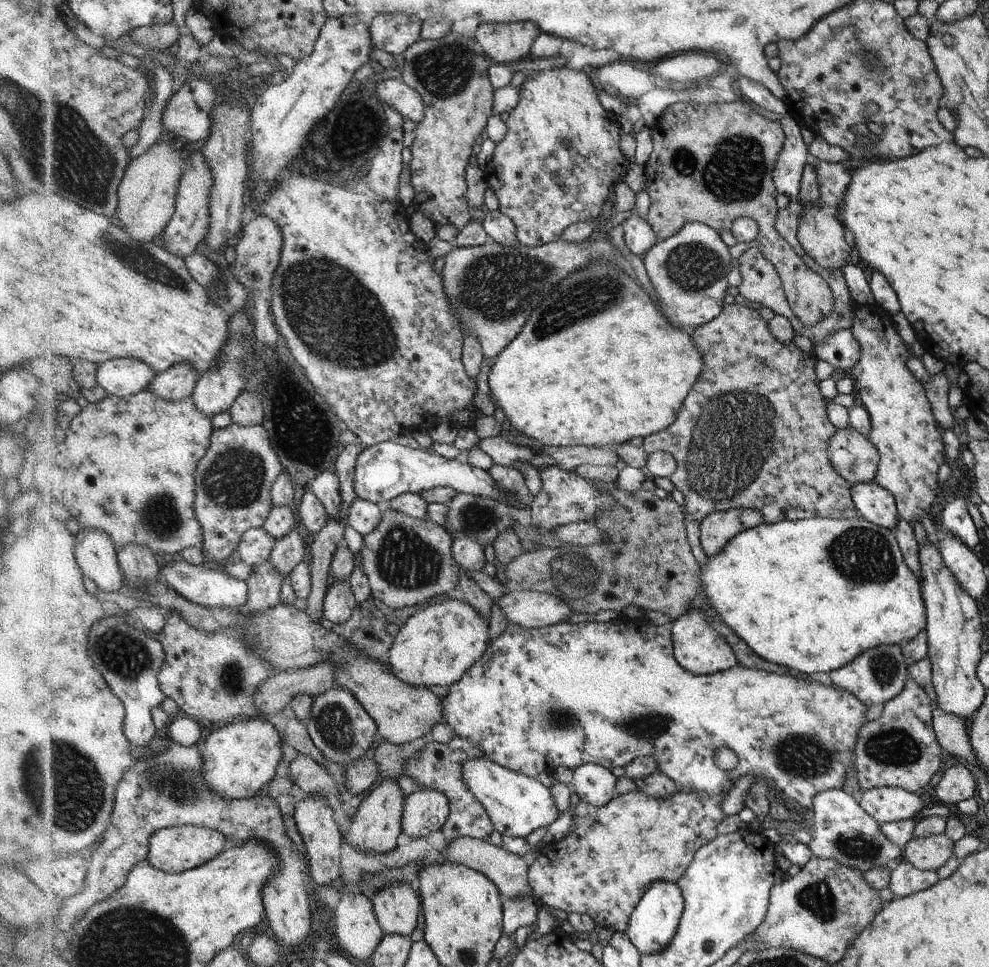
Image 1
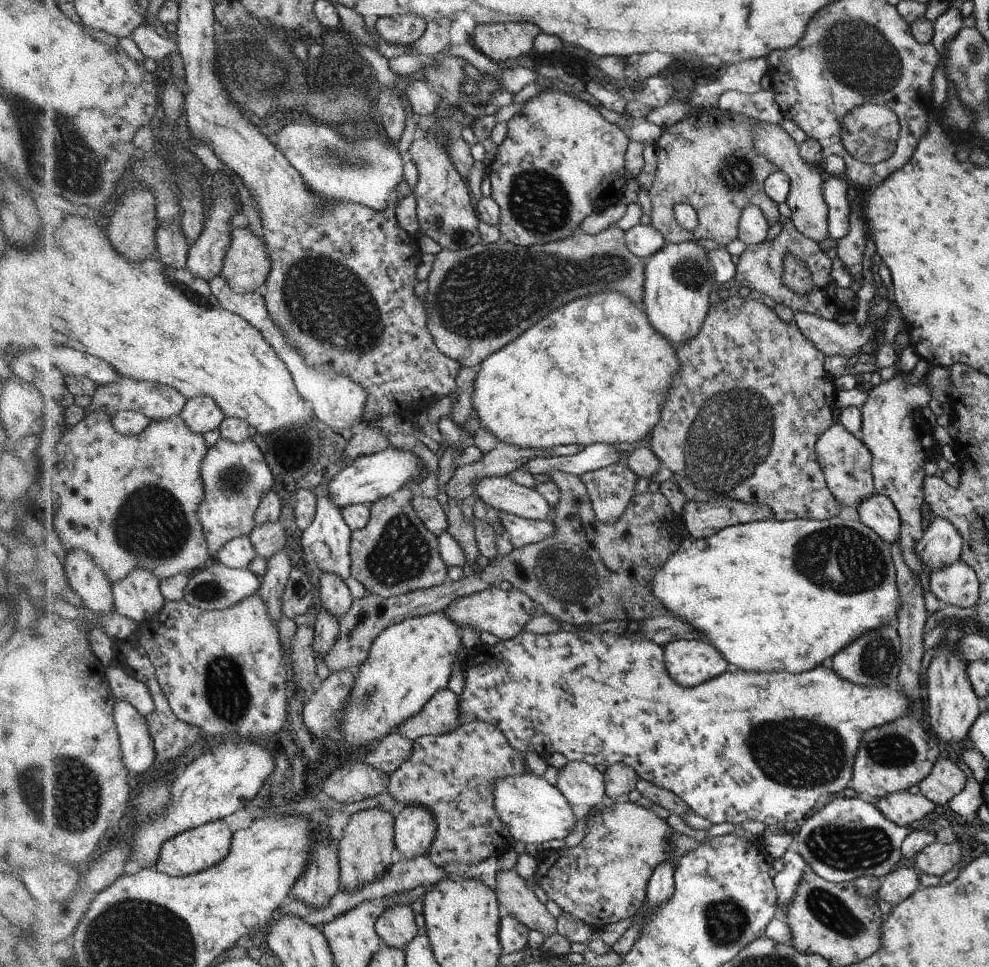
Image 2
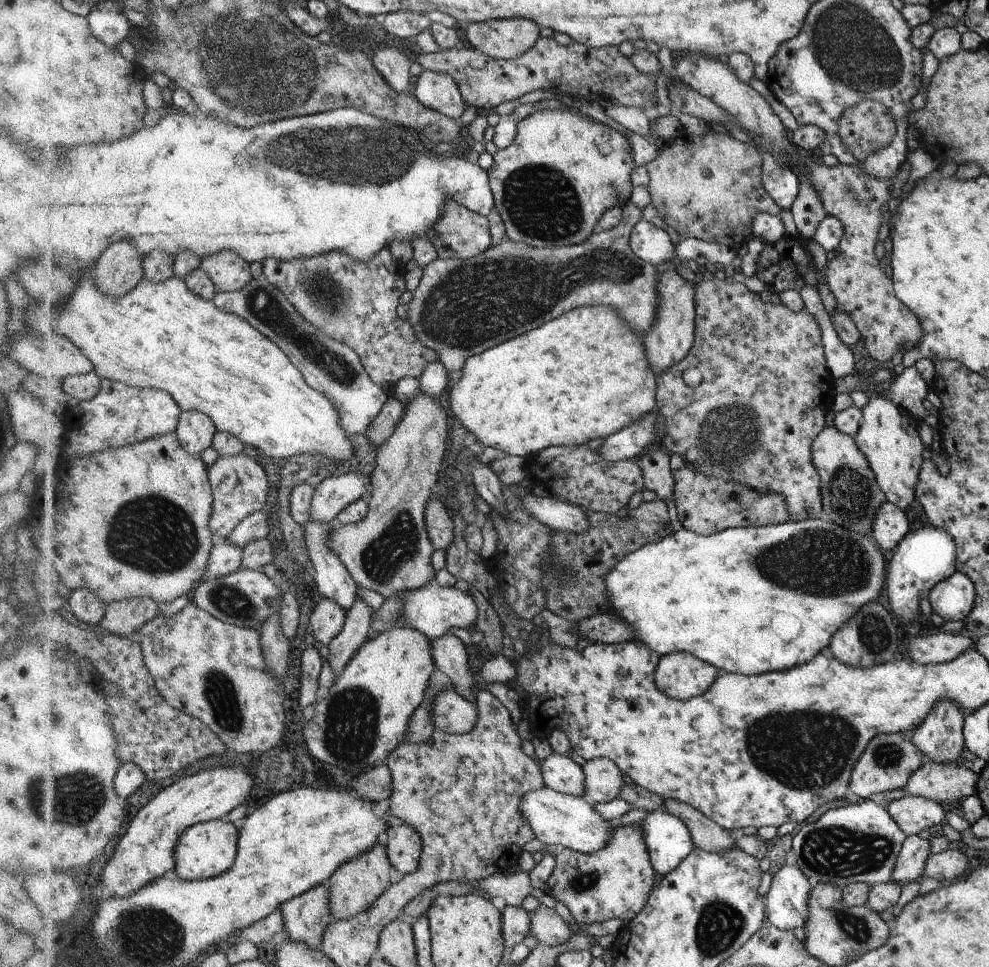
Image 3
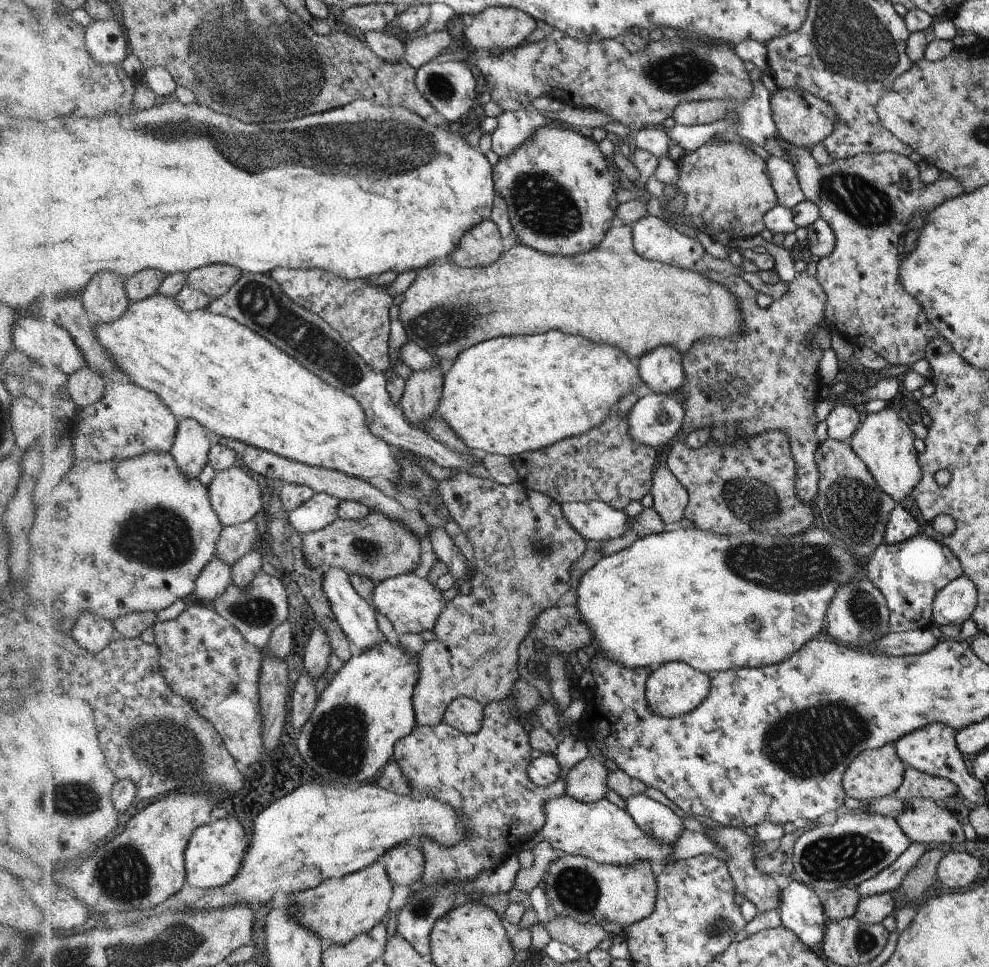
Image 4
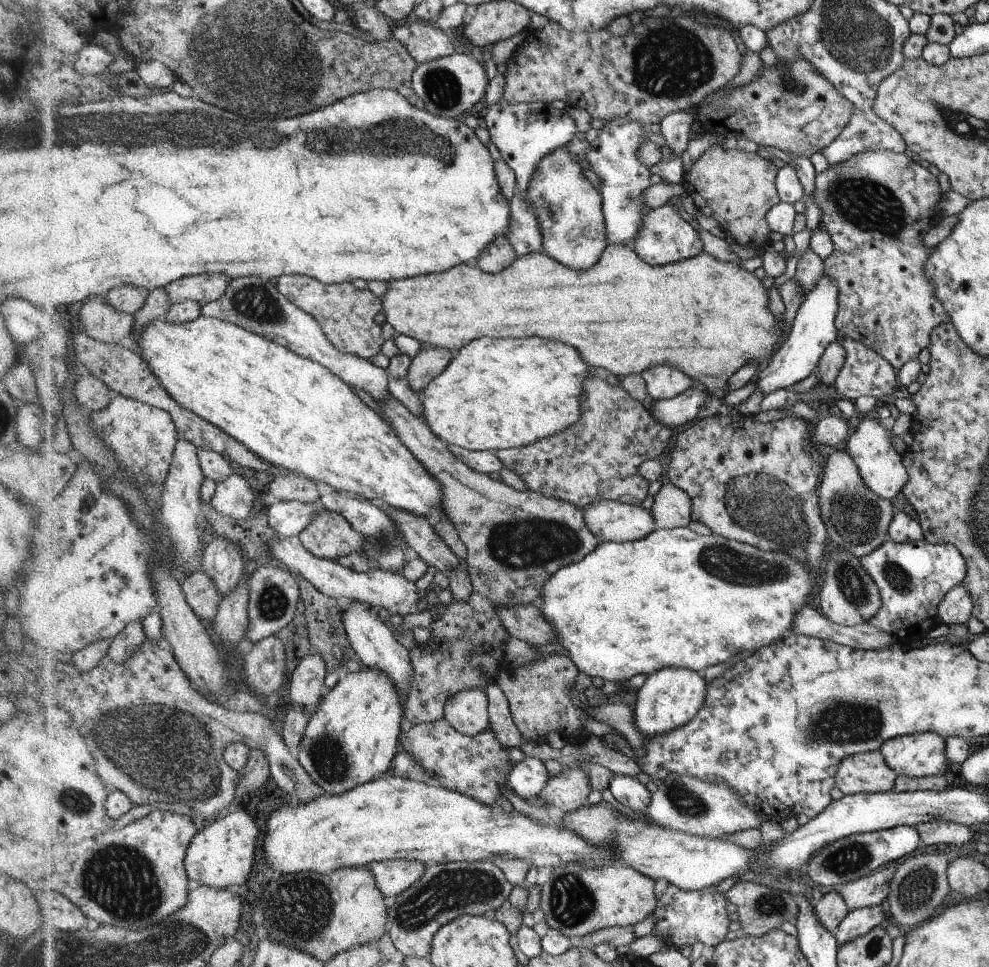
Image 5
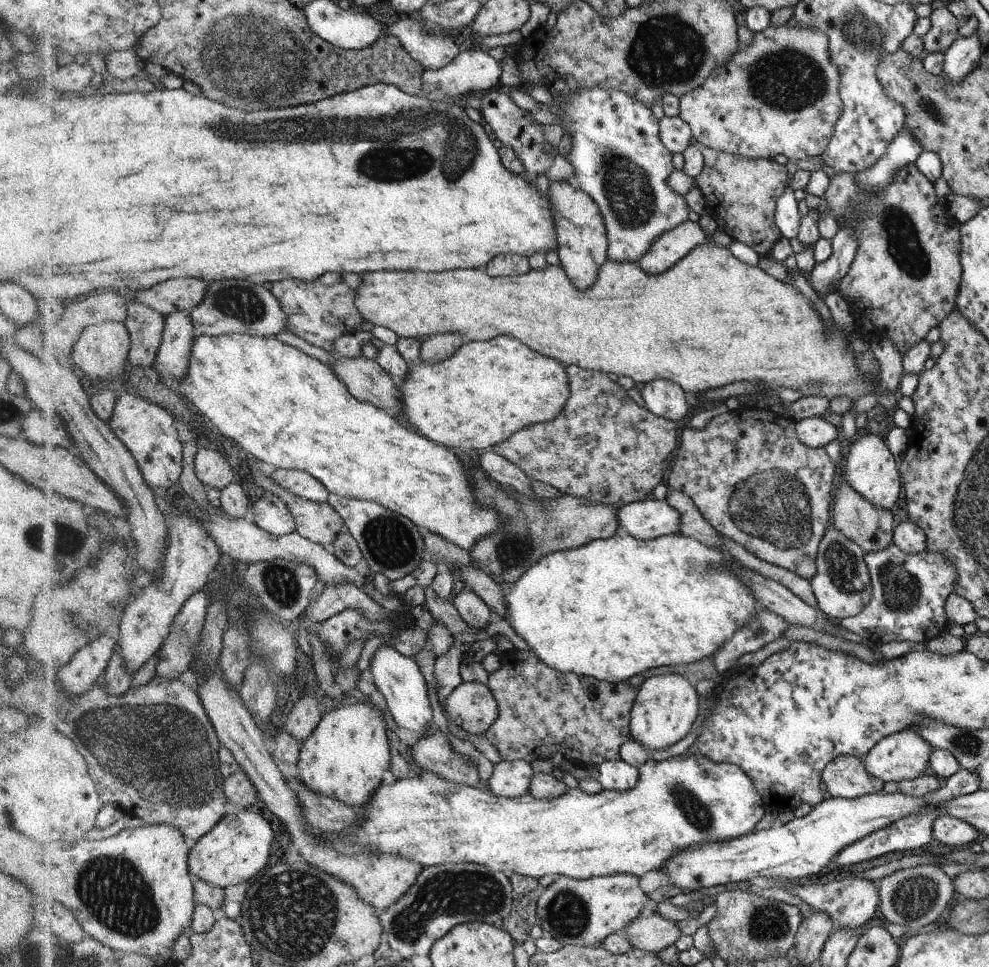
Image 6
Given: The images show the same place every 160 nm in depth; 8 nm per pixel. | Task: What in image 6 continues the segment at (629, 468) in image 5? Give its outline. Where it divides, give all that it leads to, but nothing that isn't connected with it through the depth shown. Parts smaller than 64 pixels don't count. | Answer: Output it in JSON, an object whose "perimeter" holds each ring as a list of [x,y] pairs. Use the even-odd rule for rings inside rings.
{"perimeter":[[[576,365],[566,367],[571,397],[564,405],[563,412],[553,421],[519,430],[507,441],[496,445],[493,451],[525,472],[530,481],[540,480],[550,484],[563,495],[618,508],[634,500],[644,500],[662,478],[662,460],[666,460],[677,448],[676,424],[672,419],[666,420],[652,414],[648,406],[640,406],[640,402],[632,398],[632,390],[625,390],[616,378],[612,378],[612,374],[586,370]]]}

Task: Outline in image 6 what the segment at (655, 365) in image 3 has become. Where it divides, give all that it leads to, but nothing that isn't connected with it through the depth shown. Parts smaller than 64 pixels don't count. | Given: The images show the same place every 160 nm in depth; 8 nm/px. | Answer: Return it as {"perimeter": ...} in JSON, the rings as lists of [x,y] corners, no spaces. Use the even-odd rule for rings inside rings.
{"perimeter":[[[656,379],[644,384],[640,391],[648,410],[656,416],[678,421],[688,414],[686,391],[677,382]]]}

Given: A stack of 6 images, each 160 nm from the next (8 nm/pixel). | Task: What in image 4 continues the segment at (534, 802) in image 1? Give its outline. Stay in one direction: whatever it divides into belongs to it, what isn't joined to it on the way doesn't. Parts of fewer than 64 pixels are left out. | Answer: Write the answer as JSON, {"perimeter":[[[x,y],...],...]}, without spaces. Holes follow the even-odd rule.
{"perimeter":[[[564,794],[562,797],[551,798],[545,810],[546,822],[540,830],[543,840],[549,842],[554,849],[562,849],[569,855],[582,855],[597,863],[615,865],[634,865],[636,861],[648,861],[650,864],[654,860],[666,866],[676,862],[670,860],[674,844],[664,845],[659,839],[652,838],[641,830],[630,814],[608,799],[587,803]]]}

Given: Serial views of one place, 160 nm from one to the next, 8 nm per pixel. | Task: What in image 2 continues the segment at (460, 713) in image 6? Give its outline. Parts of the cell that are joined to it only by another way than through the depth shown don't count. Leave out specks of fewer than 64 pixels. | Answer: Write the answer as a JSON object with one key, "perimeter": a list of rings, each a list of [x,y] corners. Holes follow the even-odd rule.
{"perimeter":[[[448,688],[440,690],[414,718],[408,718],[400,725],[404,738],[416,741],[418,738],[451,733],[461,725],[461,699]]]}

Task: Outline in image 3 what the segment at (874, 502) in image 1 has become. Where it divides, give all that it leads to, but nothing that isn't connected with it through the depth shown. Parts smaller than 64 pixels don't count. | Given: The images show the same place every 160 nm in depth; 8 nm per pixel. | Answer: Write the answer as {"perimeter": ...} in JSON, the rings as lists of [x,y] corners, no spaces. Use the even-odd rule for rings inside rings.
{"perimeter":[[[887,501],[879,510],[872,535],[882,549],[890,552],[910,531],[907,514]]]}

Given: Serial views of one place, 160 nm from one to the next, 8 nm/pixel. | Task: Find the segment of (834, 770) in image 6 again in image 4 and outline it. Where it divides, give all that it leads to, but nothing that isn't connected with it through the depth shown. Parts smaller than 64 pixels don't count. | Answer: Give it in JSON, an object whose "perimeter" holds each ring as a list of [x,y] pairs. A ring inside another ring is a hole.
{"perimeter":[[[889,742],[887,745],[863,750],[850,764],[843,778],[843,787],[847,796],[857,798],[861,801],[870,801],[880,797],[893,796],[902,785],[902,774],[906,774],[907,766],[903,759],[899,757],[895,749],[895,742]]]}

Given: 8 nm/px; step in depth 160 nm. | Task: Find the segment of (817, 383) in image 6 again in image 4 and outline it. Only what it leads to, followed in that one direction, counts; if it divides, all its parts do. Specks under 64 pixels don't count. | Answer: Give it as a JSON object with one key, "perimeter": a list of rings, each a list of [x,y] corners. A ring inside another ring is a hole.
{"perimeter":[[[614,224],[603,241],[587,253],[551,255],[518,243],[502,256],[500,262],[486,268],[459,267],[454,262],[444,262],[420,270],[410,288],[396,300],[394,308],[408,341],[427,350],[437,361],[442,358],[455,361],[463,350],[470,349],[476,342],[514,334],[542,334],[556,328],[566,334],[580,334],[597,343],[620,347],[628,358],[638,360],[661,346],[674,344],[684,354],[704,337],[723,339],[743,333],[743,316],[735,295],[694,269],[681,269],[638,255],[628,225]]]}

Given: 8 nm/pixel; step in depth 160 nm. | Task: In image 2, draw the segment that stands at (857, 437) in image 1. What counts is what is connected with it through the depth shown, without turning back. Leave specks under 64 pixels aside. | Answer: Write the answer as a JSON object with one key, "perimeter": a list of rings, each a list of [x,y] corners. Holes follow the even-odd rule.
{"perimeter":[[[841,423],[832,426],[832,429],[826,430],[820,436],[816,442],[815,450],[826,486],[842,506],[853,507],[858,510],[858,506],[866,498],[876,494],[874,471],[872,470],[874,456],[861,440],[852,435]]]}

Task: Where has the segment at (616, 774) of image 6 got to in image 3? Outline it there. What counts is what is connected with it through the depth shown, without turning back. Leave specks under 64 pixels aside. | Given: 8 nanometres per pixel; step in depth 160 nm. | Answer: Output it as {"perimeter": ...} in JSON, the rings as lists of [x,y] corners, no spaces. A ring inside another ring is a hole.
{"perimeter":[[[665,809],[650,810],[639,825],[643,830],[655,874],[662,877],[676,870],[678,864],[694,848],[686,824]]]}

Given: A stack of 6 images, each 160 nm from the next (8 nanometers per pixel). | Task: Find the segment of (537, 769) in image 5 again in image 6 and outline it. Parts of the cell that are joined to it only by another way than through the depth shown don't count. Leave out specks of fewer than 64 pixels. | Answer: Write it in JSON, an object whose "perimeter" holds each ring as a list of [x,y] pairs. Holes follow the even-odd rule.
{"perimeter":[[[526,760],[502,761],[493,766],[490,792],[498,797],[518,798],[530,795],[532,777],[536,774]]]}

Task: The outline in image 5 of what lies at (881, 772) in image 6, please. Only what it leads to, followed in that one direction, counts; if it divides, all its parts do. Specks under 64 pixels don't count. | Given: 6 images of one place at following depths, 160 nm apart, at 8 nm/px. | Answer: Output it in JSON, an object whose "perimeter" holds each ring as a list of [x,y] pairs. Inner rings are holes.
{"perimeter":[[[933,732],[893,738],[880,750],[892,770],[909,777],[944,775],[951,765],[947,759],[947,742],[943,735]]]}

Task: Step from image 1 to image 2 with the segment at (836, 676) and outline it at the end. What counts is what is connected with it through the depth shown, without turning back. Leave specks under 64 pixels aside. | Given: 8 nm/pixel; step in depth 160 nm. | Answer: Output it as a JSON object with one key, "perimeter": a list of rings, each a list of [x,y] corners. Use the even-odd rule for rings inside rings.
{"perimeter":[[[882,626],[877,630],[870,630],[864,634],[864,638],[858,638],[852,642],[852,646],[840,650],[840,654],[832,658],[834,670],[840,678],[844,678],[860,686],[872,686],[882,688],[888,684],[896,684],[899,681],[899,671],[902,662],[902,640],[899,638],[896,626]]]}

